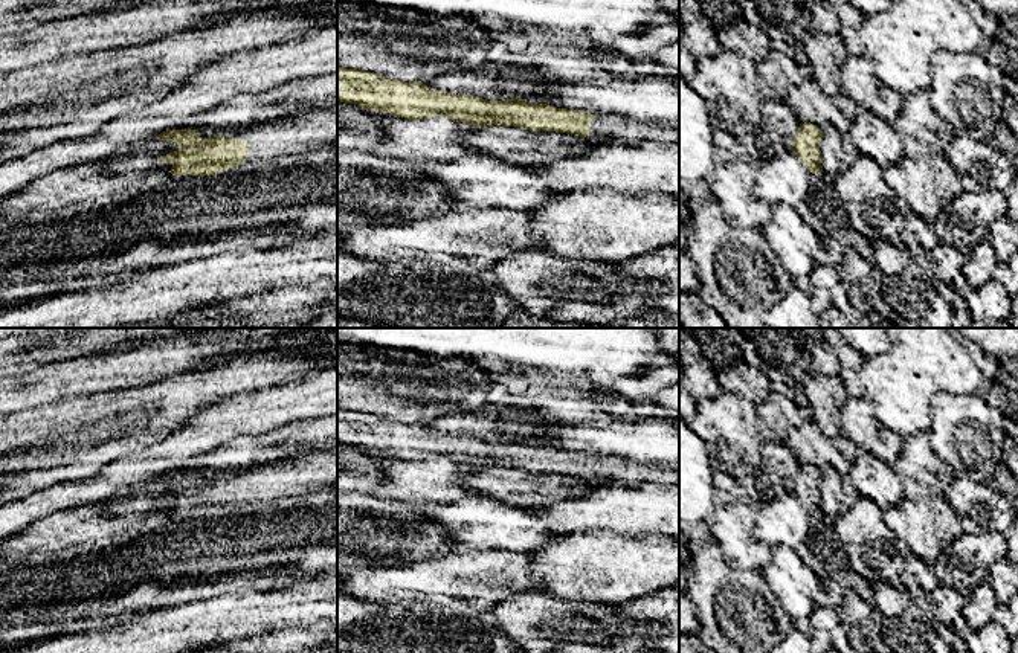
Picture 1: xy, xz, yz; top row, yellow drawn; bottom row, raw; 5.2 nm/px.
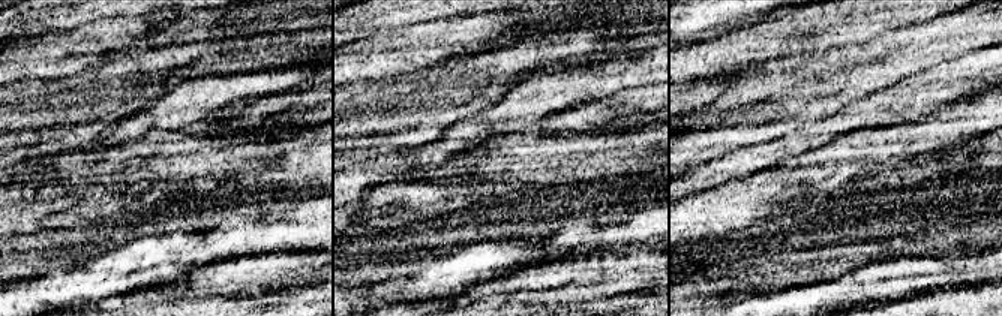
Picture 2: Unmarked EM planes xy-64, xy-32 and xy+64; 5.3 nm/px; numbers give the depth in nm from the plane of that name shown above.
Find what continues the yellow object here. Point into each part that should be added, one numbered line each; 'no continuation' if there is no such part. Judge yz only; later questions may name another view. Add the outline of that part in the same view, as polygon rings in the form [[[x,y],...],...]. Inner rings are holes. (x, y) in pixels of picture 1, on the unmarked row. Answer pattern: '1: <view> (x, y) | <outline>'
no continuation

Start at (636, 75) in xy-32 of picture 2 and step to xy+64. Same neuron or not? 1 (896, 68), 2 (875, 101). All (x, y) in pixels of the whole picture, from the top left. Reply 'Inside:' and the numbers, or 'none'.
Inside: 2

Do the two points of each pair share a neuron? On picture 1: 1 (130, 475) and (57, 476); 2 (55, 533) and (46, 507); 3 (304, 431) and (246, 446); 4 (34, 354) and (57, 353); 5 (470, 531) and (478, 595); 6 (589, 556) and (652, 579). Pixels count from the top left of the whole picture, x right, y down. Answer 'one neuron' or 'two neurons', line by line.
1: two neurons
2: two neurons
3: one neuron
4: one neuron
5: two neurons
6: one neuron

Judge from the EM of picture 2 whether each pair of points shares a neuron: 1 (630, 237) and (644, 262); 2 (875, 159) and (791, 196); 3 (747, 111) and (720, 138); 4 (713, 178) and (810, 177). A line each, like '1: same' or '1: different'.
1: different
2: different
3: same
4: different

